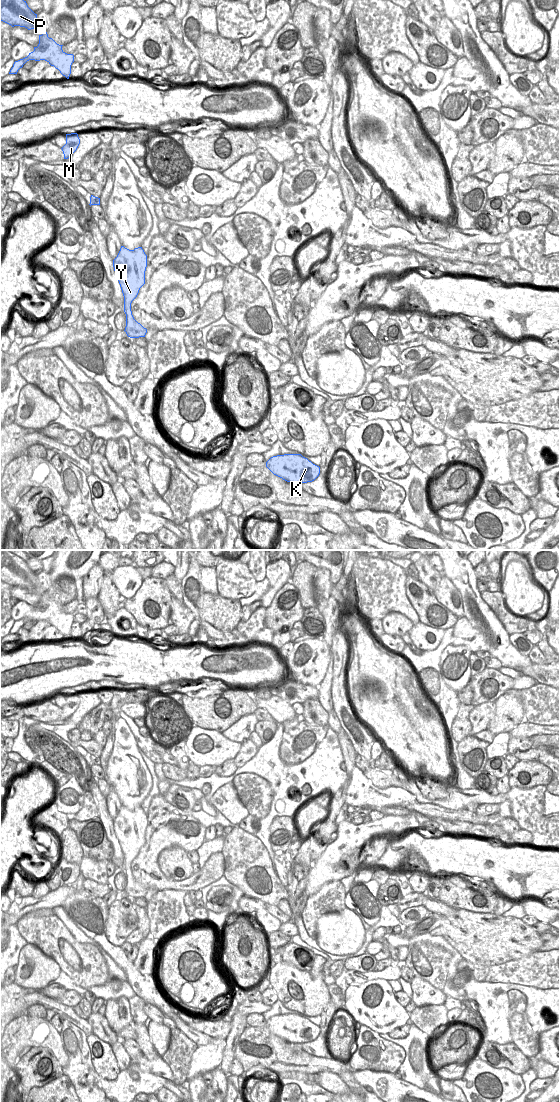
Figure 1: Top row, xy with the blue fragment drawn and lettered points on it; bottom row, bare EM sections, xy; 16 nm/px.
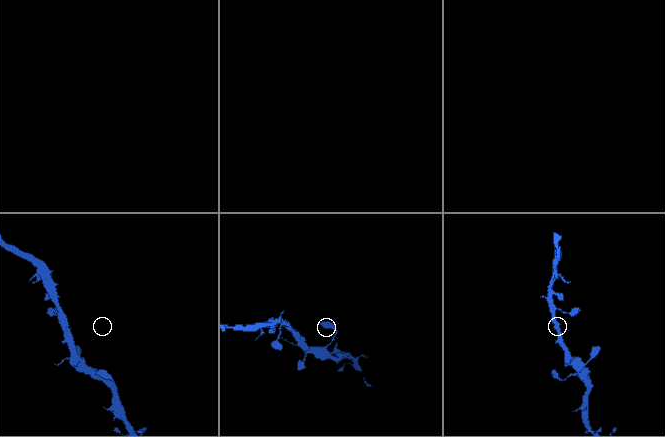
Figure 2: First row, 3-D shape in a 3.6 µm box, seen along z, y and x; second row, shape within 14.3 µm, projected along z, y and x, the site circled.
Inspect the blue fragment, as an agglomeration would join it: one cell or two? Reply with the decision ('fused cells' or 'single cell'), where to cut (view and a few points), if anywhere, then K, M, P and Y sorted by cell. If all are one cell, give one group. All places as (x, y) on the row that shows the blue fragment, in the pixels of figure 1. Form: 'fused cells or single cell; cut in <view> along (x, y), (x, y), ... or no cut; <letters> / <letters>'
single cell; no cut; K M P Y

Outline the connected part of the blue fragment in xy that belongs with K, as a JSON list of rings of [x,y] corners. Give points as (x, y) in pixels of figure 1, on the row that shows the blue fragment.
[[[284,454],[271,457],[266,467],[276,476],[290,483],[314,481],[320,474],[320,467],[301,454]]]

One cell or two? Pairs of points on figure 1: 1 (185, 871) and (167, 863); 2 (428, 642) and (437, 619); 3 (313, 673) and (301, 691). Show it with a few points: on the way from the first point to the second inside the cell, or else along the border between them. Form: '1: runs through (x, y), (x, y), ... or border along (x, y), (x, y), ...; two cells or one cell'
1: runs through (181, 867), (171, 863); one cell
2: border along (419, 621), (444, 630); two cells
3: border along (287, 676), (304, 684), (317, 687); two cells

